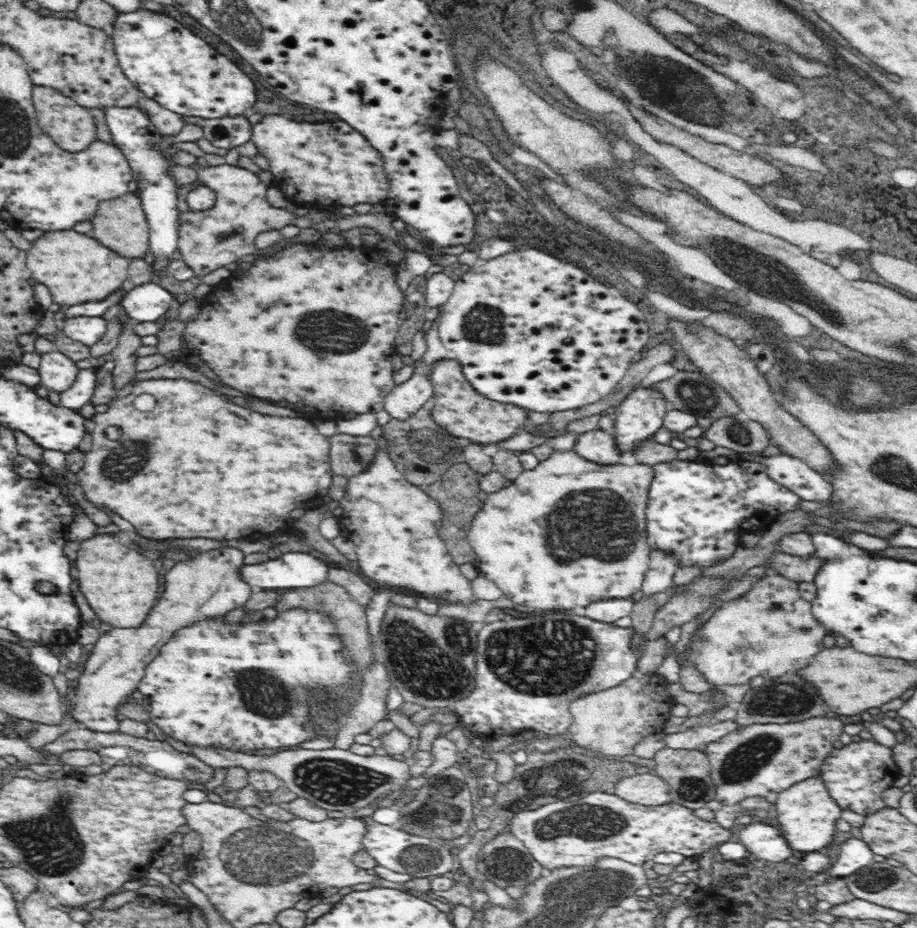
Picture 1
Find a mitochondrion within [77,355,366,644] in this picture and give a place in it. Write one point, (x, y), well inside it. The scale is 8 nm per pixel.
(123, 464)

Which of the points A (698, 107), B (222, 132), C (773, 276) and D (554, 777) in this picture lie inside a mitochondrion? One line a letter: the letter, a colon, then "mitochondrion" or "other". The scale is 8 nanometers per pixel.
A: mitochondrion
B: mitochondrion
C: mitochondrion
D: mitochondrion

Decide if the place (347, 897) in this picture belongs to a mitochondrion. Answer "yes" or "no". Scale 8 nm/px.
no

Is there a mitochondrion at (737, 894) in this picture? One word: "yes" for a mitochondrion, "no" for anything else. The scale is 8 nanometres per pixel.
no

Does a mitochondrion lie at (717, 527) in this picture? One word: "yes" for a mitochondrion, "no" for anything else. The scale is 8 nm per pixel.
no

